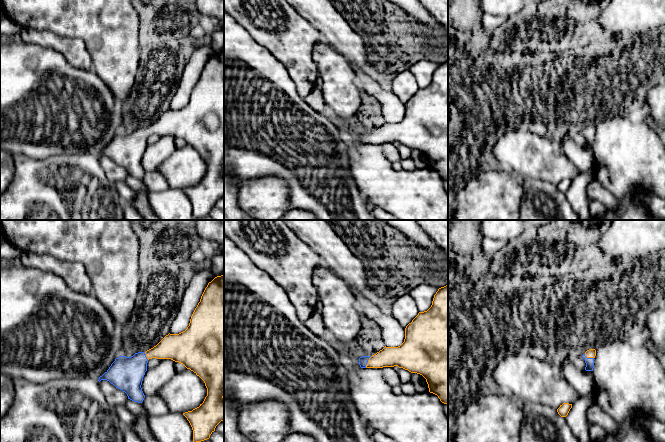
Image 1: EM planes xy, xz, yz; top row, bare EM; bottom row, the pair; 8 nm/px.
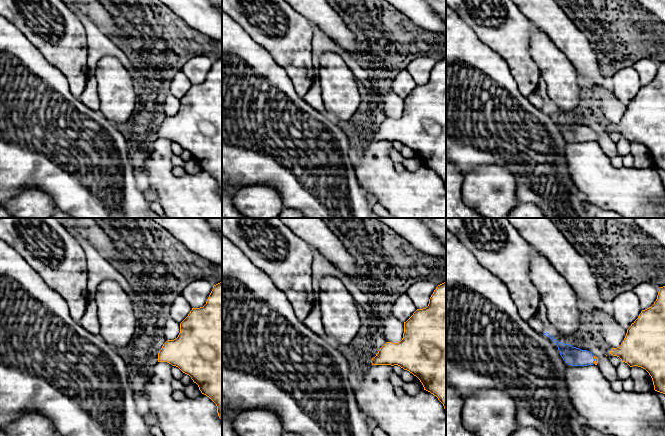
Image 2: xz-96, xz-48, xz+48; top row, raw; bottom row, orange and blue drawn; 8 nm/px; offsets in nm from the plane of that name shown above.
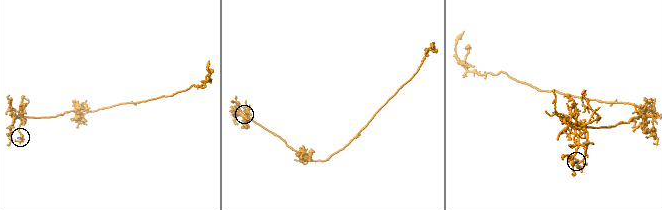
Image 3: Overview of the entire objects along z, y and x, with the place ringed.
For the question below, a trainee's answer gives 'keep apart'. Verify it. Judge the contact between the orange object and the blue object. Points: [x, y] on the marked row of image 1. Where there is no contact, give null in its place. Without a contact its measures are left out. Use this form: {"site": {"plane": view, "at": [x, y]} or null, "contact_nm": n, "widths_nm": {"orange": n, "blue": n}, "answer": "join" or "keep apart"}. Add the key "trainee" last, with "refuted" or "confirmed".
{"site": {"plane": "xz", "at": [368, 362]}, "contact_nm": 110, "widths_nm": {"orange": 160, "blue": 70}, "answer": "join", "trainee": "refuted"}

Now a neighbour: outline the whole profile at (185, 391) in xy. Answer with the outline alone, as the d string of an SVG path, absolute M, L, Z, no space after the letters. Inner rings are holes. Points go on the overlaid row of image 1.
M190 369L176 372L160 388L158 395L172 413L185 413L199 407L207 396L204 381Z

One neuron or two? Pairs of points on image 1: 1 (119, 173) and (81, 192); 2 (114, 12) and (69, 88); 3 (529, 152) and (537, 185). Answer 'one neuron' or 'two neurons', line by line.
1: two neurons
2: two neurons
3: two neurons

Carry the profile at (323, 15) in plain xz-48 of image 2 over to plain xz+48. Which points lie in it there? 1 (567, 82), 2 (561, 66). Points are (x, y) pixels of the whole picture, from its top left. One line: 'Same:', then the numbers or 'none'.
Same: none

